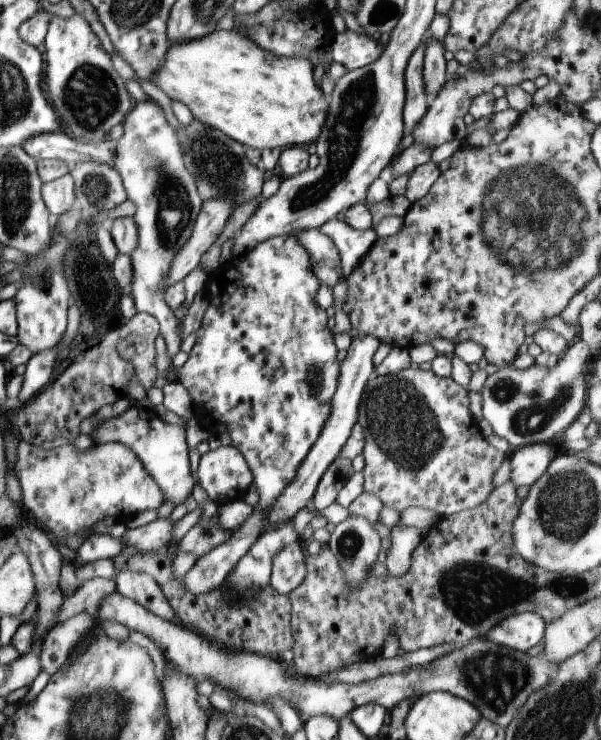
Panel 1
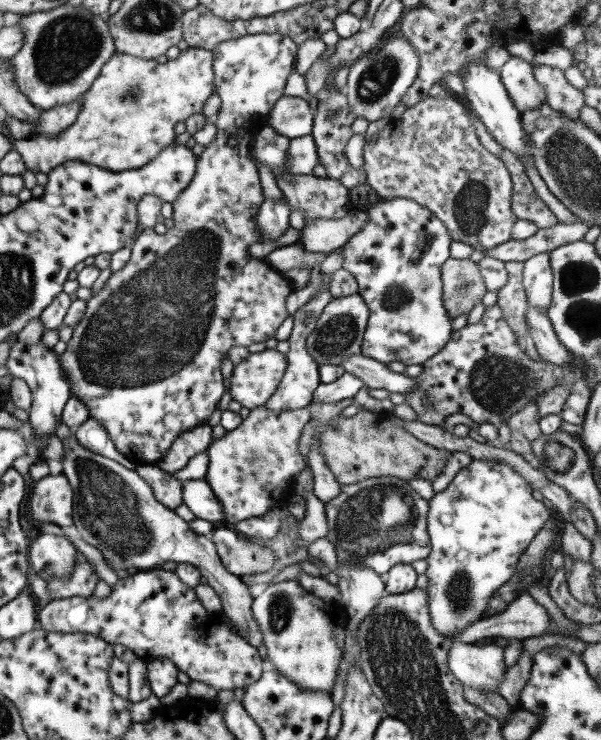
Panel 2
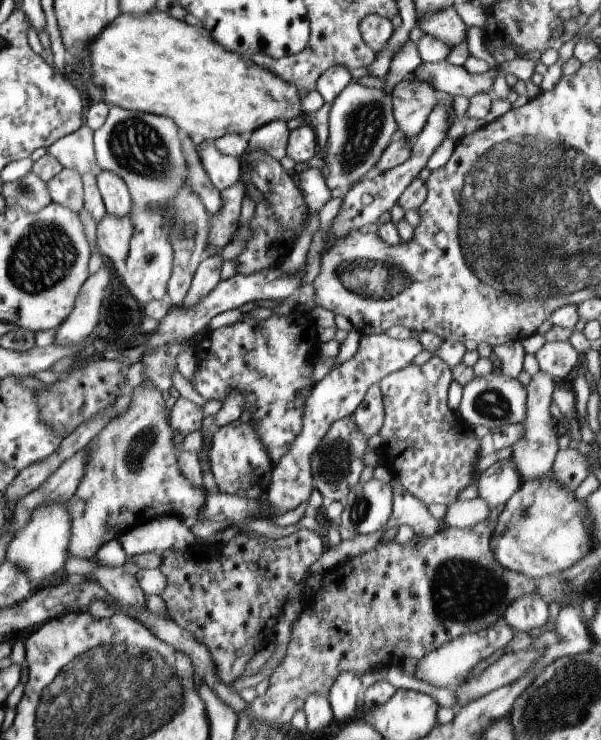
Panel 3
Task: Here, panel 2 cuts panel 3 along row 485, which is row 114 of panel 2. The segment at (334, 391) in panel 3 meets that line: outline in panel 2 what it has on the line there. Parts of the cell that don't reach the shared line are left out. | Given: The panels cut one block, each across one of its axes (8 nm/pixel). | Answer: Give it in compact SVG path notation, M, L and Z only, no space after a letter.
M282 95L269 110L266 124L273 128L277 134L294 139L310 134L312 118L307 101L300 97Z

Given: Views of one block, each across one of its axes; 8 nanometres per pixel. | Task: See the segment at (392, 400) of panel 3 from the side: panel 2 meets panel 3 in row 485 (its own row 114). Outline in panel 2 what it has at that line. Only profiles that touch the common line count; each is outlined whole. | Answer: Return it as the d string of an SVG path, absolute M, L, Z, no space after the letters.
M453 95L427 96L423 100L416 102L413 106L407 107L399 119L391 119L391 122L387 123L385 127L379 131L379 135L375 137L375 141L369 141L362 146L362 168L365 172L366 182L371 185L371 189L382 199L399 197L410 198L417 202L419 206L423 206L423 208L427 208L427 210L431 211L445 225L451 240L457 240L457 242L469 244L471 248L485 251L511 240L511 228L513 228L516 218L515 215L511 213L511 179L509 178L507 167L479 143L477 135L475 135L475 129L466 108L463 107Z

